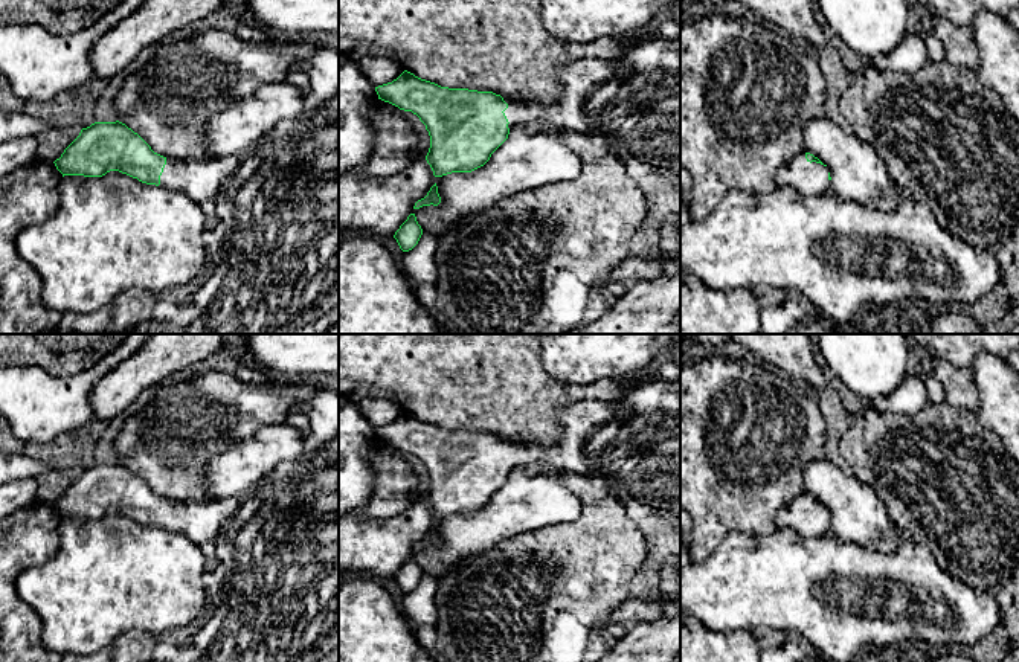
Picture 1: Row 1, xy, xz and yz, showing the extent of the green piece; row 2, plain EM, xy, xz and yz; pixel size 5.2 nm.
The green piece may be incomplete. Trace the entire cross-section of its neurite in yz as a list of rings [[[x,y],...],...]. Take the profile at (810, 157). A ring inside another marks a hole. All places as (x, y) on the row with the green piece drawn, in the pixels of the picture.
[[[805,151],[783,165],[775,177],[778,186],[795,188],[801,194],[828,194],[831,192],[830,180],[827,165]]]

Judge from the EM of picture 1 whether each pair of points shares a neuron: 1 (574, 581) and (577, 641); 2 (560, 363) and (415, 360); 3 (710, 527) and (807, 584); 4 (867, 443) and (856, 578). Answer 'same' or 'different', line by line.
1: same
2: different
3: different
4: different

